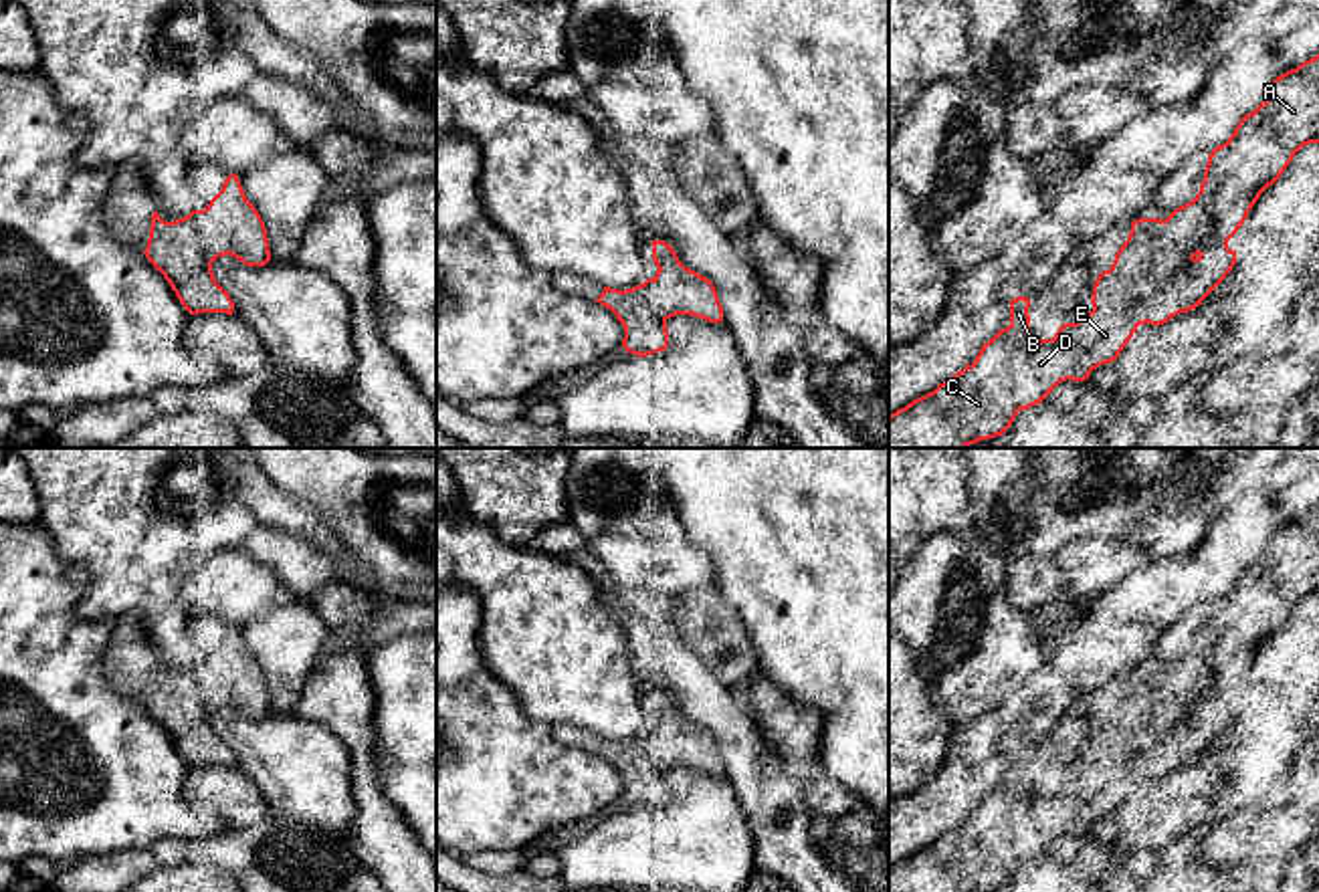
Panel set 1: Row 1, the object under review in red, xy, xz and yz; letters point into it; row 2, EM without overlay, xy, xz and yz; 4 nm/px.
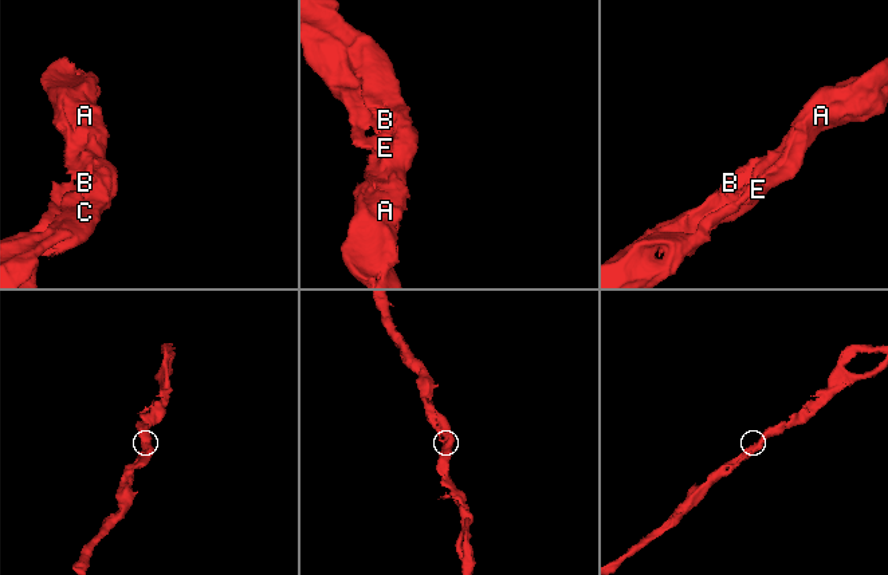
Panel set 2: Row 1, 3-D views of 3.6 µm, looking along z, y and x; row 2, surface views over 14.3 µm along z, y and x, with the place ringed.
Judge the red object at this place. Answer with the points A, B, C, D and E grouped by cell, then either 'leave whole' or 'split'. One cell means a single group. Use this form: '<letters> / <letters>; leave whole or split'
A B C D E; leave whole

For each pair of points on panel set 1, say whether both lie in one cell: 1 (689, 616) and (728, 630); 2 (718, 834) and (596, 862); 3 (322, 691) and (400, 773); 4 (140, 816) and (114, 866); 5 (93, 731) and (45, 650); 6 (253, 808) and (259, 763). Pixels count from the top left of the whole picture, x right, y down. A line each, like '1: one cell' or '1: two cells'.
1: one cell
2: one cell
3: two cells
4: two cells
5: one cell
6: two cells

